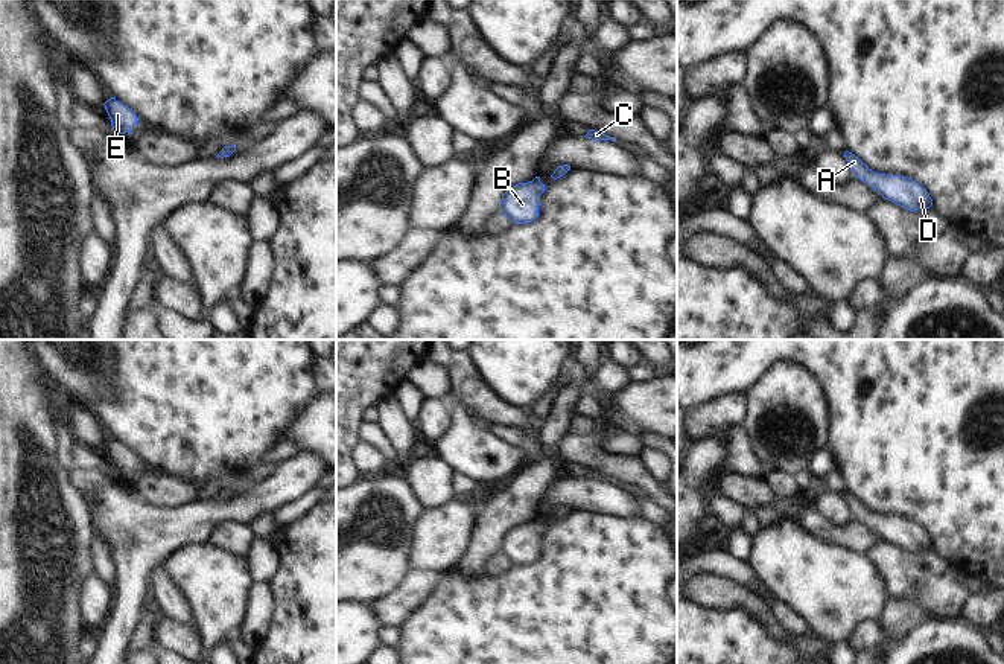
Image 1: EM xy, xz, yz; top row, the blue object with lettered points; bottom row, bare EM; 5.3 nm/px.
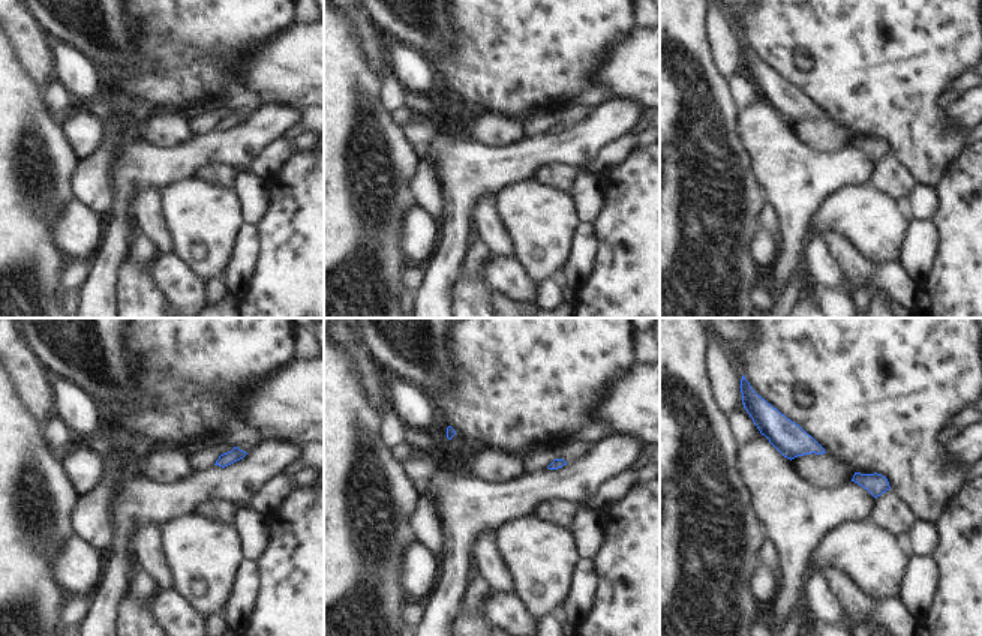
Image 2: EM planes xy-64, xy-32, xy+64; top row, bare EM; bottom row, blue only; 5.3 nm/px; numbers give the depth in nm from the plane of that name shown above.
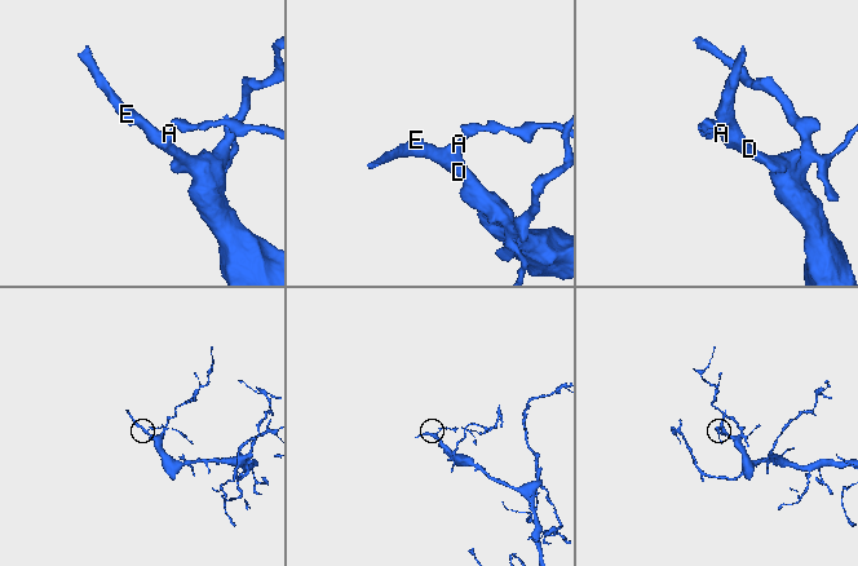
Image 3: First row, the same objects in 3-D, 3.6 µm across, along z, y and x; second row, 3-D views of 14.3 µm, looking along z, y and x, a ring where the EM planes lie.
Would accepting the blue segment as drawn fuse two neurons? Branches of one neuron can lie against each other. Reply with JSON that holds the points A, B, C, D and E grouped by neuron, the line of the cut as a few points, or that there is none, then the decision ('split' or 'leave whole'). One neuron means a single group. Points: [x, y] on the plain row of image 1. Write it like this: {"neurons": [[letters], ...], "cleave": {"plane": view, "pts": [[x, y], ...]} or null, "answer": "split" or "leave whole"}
{"neurons": [["A", "B", "C", "D", "E"]], "cleave": null, "answer": "leave whole"}

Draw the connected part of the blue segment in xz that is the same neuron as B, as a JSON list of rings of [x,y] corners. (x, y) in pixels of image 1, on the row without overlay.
[[[540,518],[519,524],[502,536],[499,553],[514,565],[532,563],[539,557],[539,544],[543,533],[545,525]]]

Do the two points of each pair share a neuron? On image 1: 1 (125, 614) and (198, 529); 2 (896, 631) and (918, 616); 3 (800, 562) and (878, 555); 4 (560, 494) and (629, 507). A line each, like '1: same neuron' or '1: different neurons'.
1: same neuron
2: same neuron
3: different neurons
4: same neuron

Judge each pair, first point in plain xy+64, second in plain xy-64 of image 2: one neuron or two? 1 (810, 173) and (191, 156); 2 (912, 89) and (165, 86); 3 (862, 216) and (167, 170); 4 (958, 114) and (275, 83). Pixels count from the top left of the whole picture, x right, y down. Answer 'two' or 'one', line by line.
1: one
2: one
3: two
4: two

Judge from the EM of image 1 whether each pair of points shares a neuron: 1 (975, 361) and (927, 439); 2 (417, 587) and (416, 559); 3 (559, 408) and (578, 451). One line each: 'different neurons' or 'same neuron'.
1: same neuron
2: different neurons
3: different neurons

